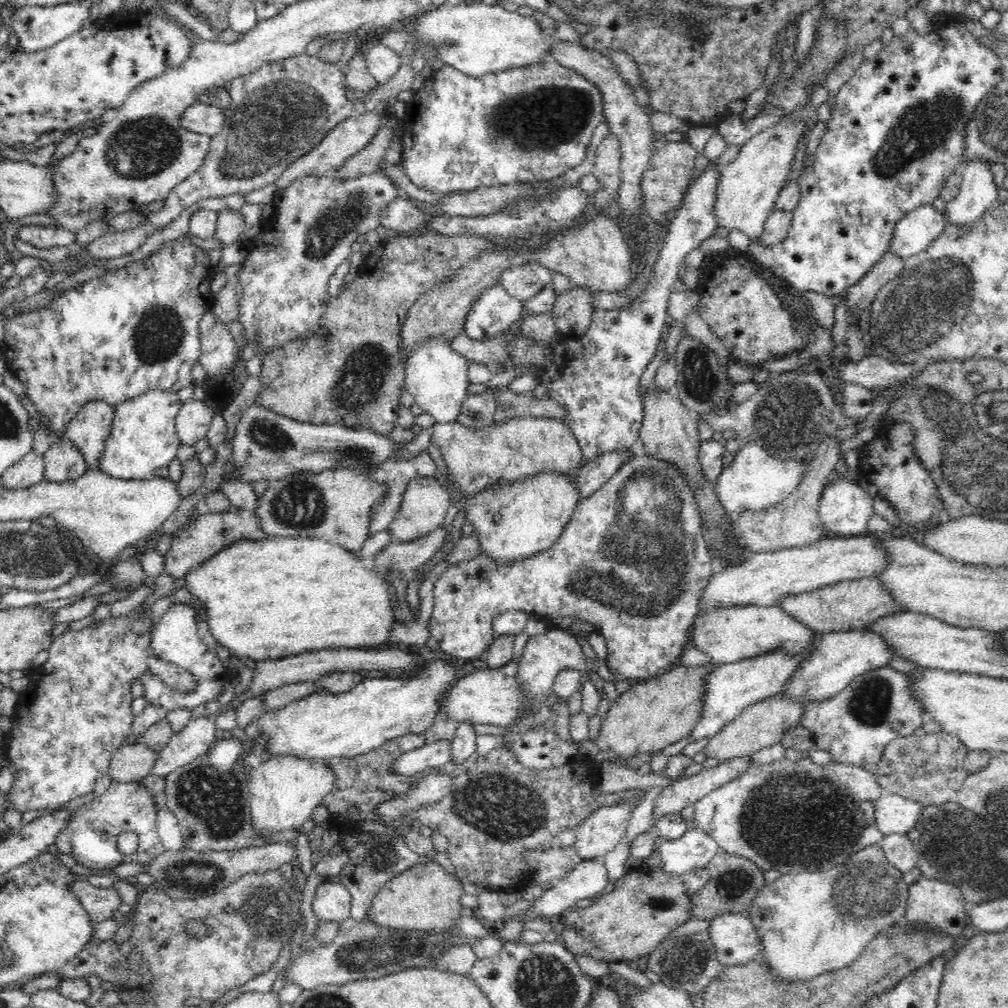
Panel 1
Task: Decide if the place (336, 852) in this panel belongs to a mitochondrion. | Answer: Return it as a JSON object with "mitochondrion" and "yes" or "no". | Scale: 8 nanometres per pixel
{"mitochondrion":"no"}

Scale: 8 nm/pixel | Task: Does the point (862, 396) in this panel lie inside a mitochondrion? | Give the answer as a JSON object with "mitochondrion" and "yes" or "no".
{"mitochondrion":"no"}

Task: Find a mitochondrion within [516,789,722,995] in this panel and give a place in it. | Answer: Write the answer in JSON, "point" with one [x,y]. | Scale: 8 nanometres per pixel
{"point":[685,959]}

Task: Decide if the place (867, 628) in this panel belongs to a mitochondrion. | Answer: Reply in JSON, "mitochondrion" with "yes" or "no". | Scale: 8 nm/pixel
{"mitochondrion":"no"}

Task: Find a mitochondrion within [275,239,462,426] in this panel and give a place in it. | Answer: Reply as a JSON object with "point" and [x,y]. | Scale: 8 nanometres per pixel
{"point":[363,377]}

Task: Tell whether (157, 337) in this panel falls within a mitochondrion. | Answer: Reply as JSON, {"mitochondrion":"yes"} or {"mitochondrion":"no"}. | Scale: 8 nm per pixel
{"mitochondrion":"yes"}

